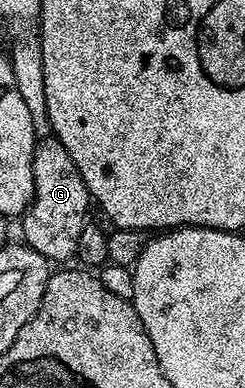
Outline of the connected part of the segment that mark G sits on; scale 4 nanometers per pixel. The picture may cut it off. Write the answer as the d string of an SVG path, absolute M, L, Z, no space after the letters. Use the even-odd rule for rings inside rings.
M54 135L36 140L33 187L35 197L31 201L30 210L21 217L22 240L33 251L47 258L48 262L70 262L67 260L75 257L77 239L81 239L81 231L89 221L87 208L92 208L93 202L91 192L85 187L85 179L81 179L81 171L77 171L77 163L69 159L69 151L65 151L65 147Z

